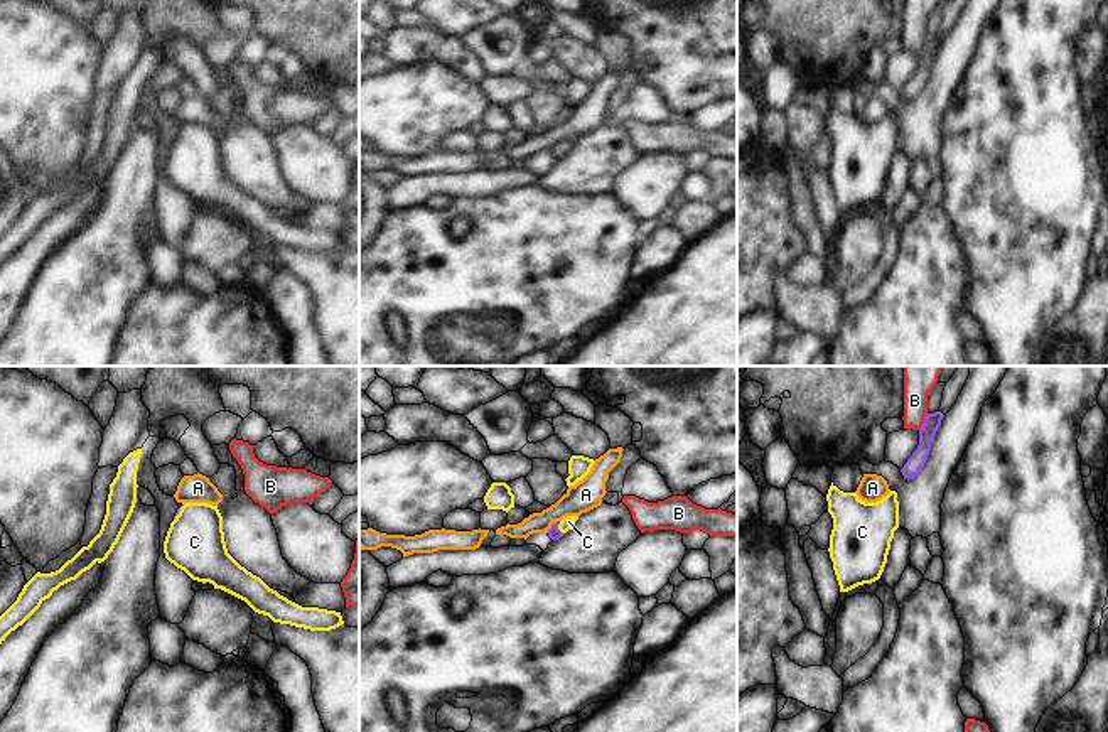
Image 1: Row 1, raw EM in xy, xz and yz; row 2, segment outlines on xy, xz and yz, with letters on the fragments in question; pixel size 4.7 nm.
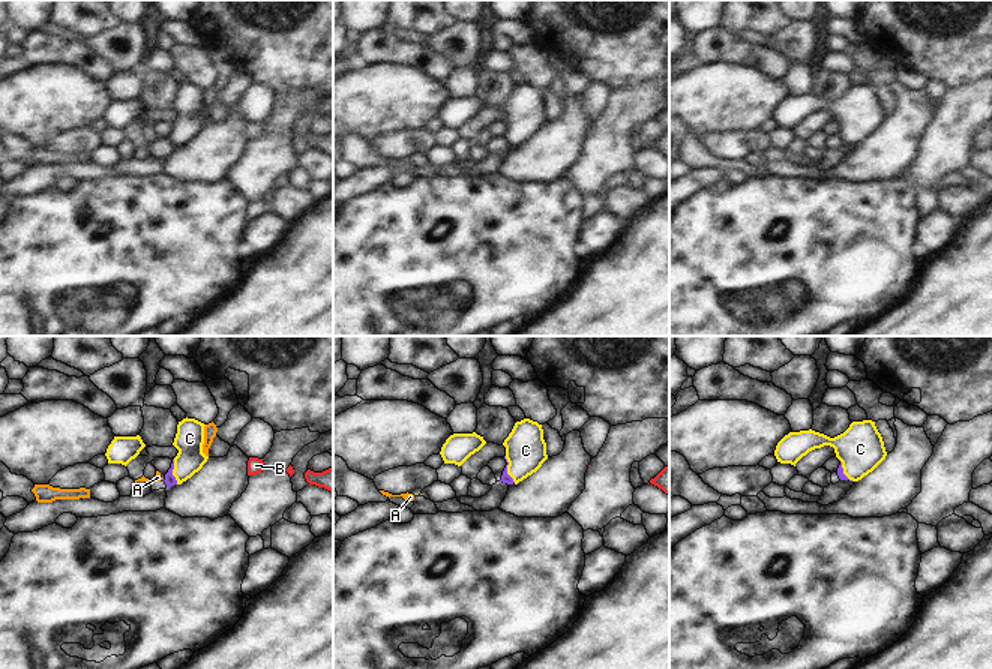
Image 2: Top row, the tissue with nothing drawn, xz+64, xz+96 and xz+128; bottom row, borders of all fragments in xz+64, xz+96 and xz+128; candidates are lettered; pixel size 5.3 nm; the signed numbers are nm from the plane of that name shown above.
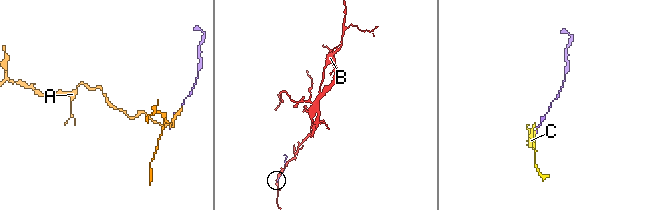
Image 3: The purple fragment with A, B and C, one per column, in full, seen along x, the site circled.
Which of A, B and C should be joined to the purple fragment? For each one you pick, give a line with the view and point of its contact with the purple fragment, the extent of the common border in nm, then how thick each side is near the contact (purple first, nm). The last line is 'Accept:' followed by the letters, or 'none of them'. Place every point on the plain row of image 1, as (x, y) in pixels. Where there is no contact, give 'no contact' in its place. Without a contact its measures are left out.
C: meets purple in xz at (557, 150); contact 70 nm long; 60 nm thick on the purple side, 60 nm on the other
Accept: C

